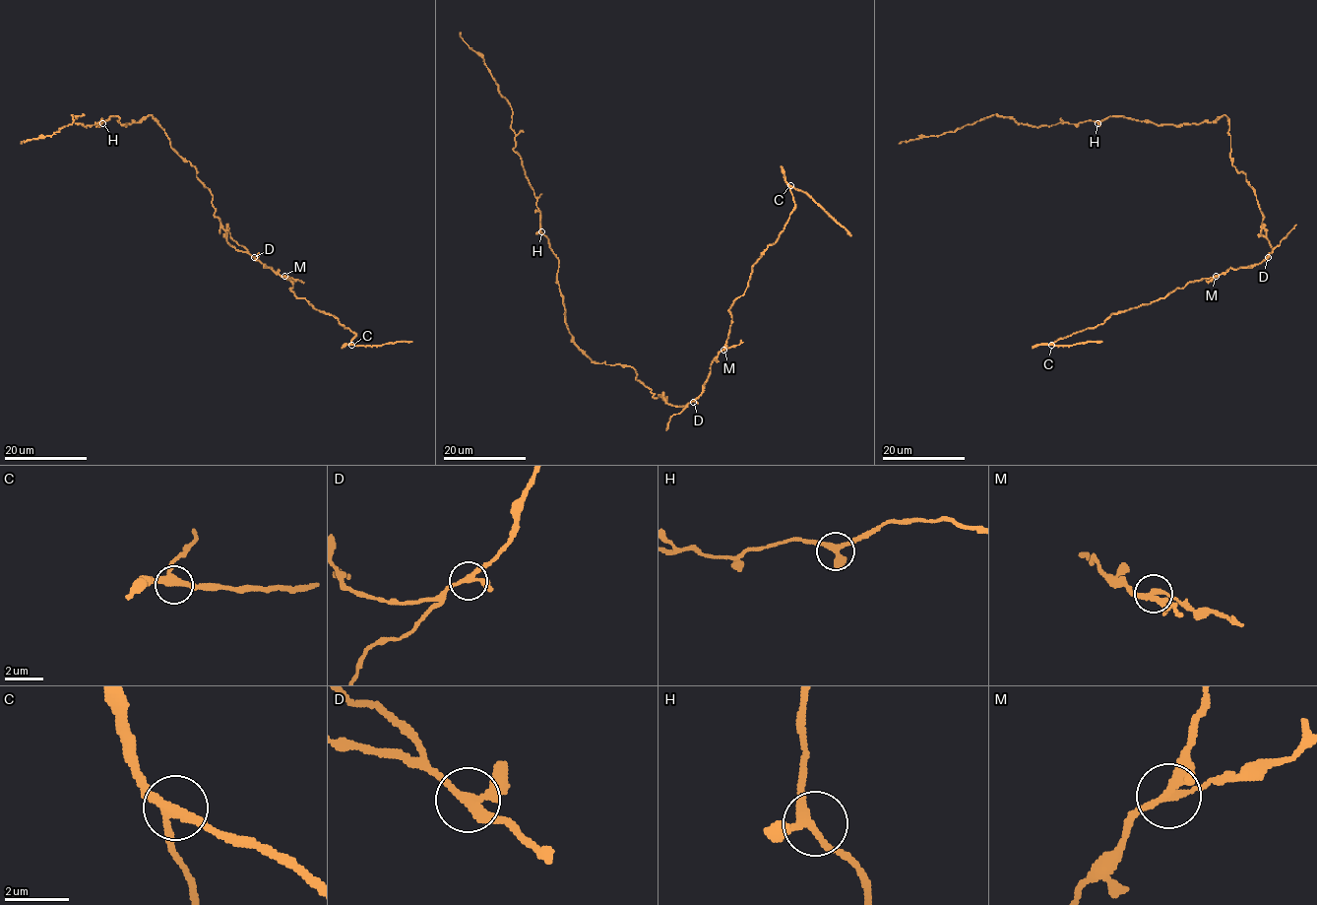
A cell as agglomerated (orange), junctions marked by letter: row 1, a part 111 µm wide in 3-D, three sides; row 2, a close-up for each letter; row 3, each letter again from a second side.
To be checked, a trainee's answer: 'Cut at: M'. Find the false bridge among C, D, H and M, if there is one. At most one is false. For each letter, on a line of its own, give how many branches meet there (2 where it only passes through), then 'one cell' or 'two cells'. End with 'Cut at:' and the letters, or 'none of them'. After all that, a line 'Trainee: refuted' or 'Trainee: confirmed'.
C: branches 3; one cell
D: branches 3; one cell
H: branches 3; one cell
M: branches 3; two cells
Cut at: M
Trainee: confirmed

